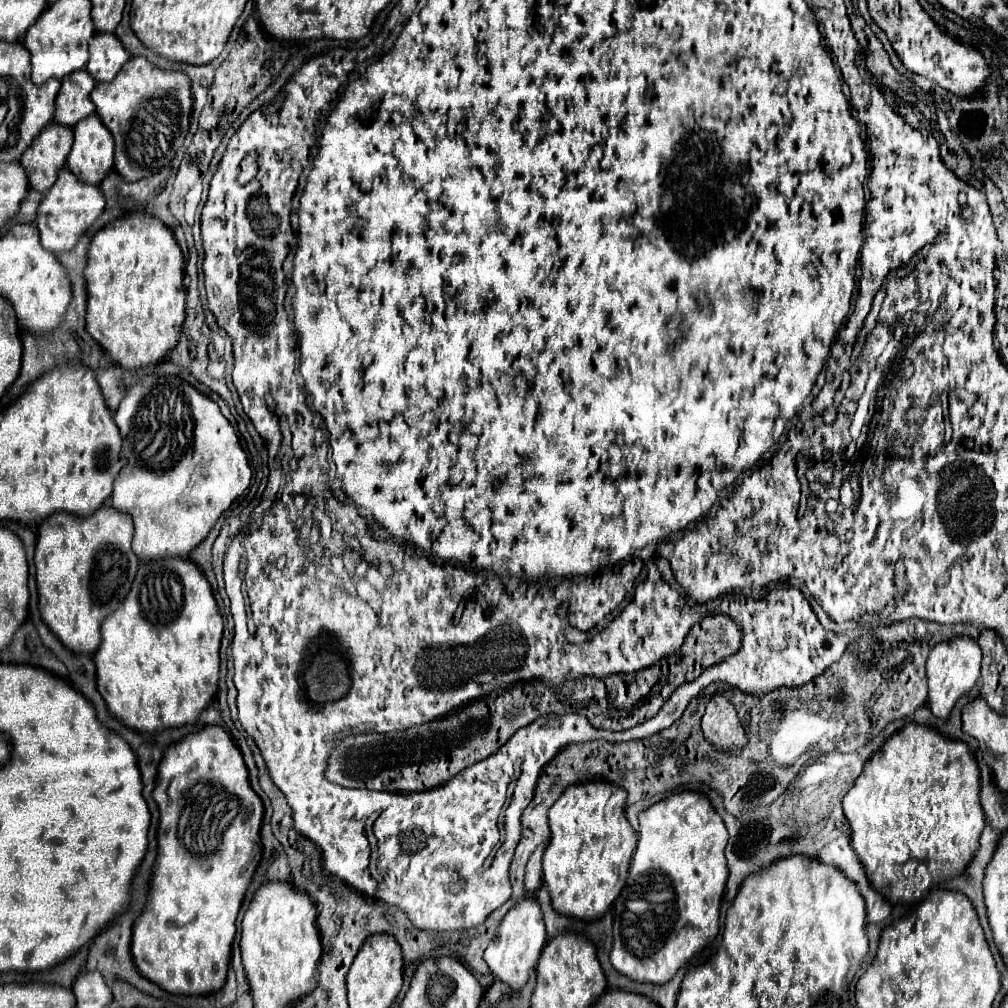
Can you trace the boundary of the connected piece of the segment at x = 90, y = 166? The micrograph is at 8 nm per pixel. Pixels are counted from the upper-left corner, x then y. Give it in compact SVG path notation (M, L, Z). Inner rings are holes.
M97 114L81 120L73 132L75 142L67 158L67 168L85 184L99 186L113 172L113 136Z

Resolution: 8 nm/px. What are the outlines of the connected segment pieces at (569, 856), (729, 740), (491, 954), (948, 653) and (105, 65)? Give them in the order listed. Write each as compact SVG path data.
M587 782L567 788L563 796L551 806L549 810L551 840L543 854L543 876L545 884L549 886L551 904L555 912L569 918L597 920L603 918L607 908L619 896L621 888L625 886L631 856L637 844L637 834L625 818L625 800L627 792L621 786L609 782Z
M717 694L707 702L701 730L705 740L723 752L737 752L747 744L747 734L737 718L737 710L723 694Z
M533 896L521 898L503 918L497 936L491 940L491 944L485 950L485 962L491 968L491 972L501 978L507 986L513 990L521 990L531 972L537 968L537 960L541 956L541 950L545 946L545 922L539 902Z
M953 638L937 644L931 650L927 658L927 690L929 690L927 706L937 718L947 720L947 714L951 714L957 700L977 684L979 666L981 666L981 648L971 638Z
M101 32L91 38L89 54L91 58L87 64L87 72L91 72L97 82L111 82L123 68L123 64L131 58L115 34Z

